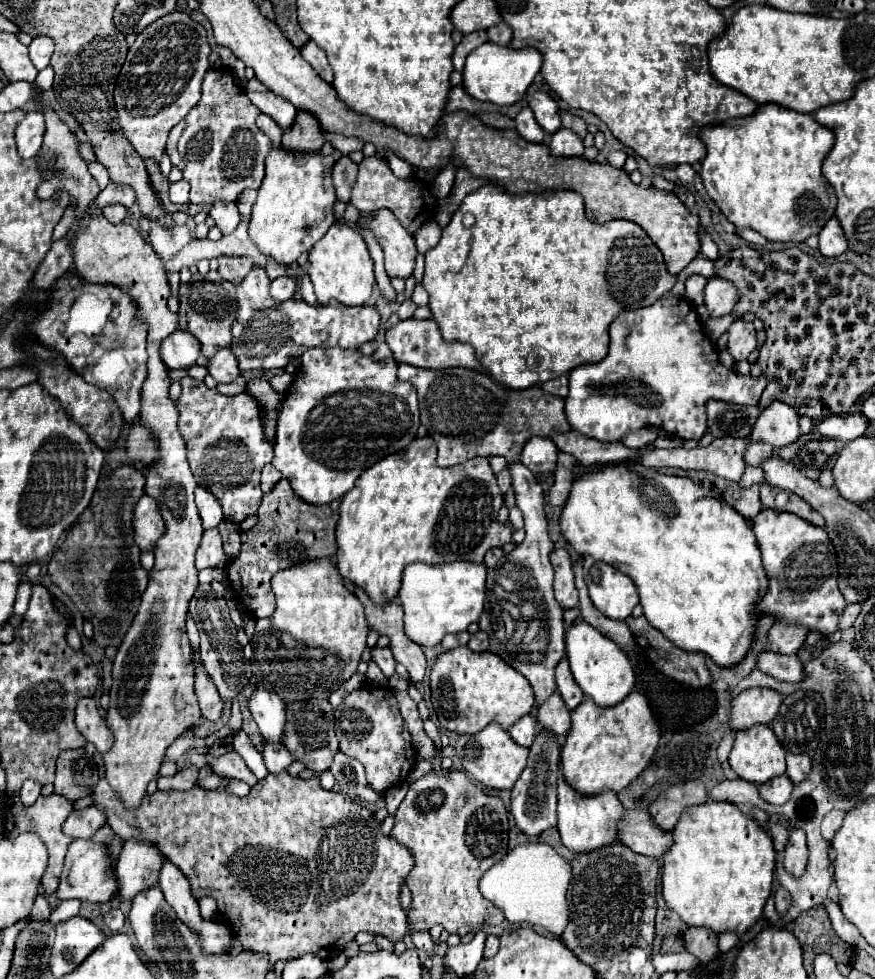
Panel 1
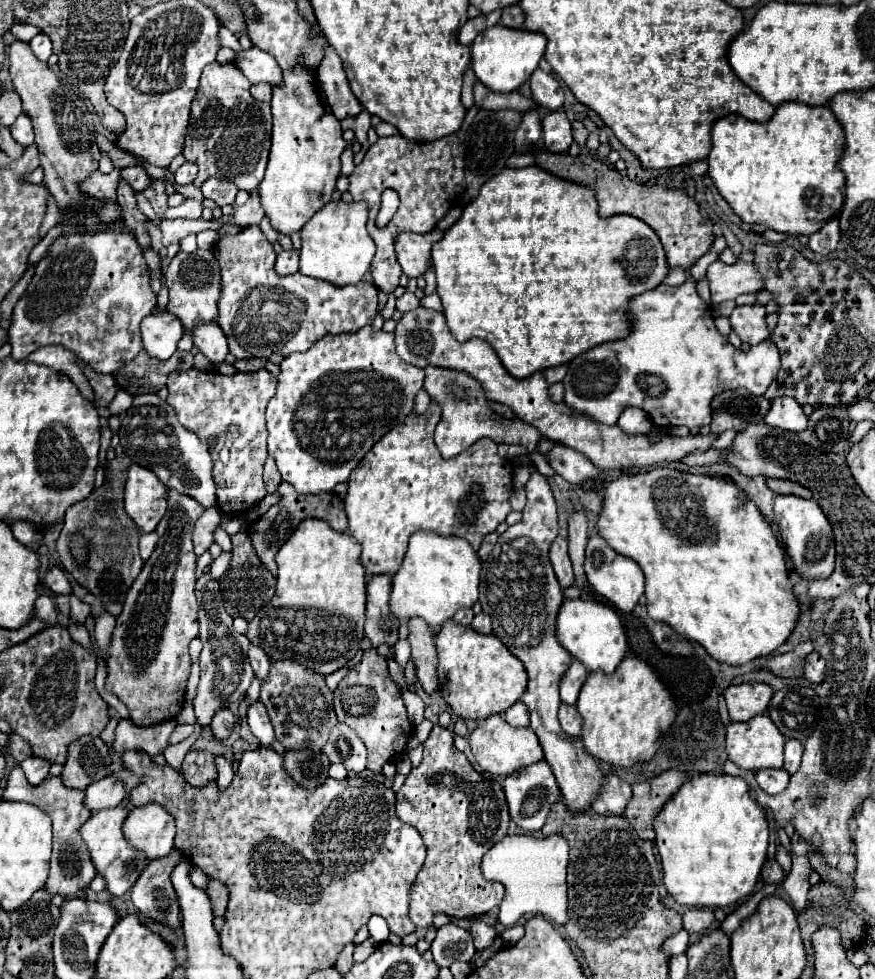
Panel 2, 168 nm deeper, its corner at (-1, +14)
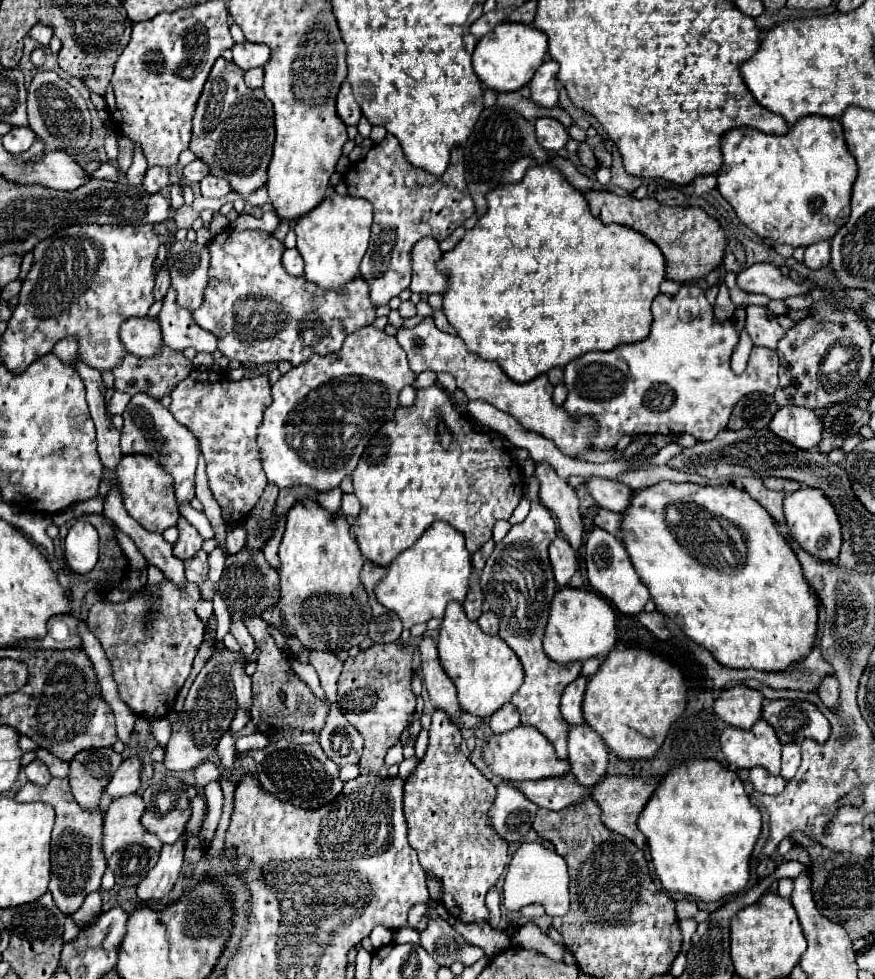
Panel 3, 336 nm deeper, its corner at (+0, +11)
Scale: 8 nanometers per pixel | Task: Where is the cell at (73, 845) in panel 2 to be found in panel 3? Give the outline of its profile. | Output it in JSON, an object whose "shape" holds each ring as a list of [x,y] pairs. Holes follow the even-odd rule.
{"shape":[[[52,779],[48,785],[38,787],[34,783],[26,783],[14,797],[16,801],[42,801],[54,807],[56,823],[52,831],[52,875],[50,875],[50,891],[54,895],[54,903],[62,913],[74,913],[84,897],[92,891],[100,889],[100,879],[106,871],[106,861],[100,849],[102,839],[102,809],[96,807],[92,811],[82,809],[68,787],[68,779]]]}

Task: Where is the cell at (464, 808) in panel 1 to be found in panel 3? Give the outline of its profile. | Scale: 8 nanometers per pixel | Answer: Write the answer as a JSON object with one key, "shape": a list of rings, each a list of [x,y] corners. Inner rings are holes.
{"shape":[[[436,709],[432,715],[428,751],[404,781],[404,817],[408,823],[408,841],[416,849],[422,869],[434,875],[442,885],[442,905],[456,921],[474,923],[488,921],[484,897],[490,885],[496,885],[508,865],[508,843],[502,841],[502,837],[498,837],[490,825],[488,811],[494,805],[496,787],[460,751],[460,741],[460,729],[452,725],[450,717],[442,709]]]}

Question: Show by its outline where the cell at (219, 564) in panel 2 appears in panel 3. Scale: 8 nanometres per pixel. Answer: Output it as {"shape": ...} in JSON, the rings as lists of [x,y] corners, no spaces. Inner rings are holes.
{"shape":[[[230,525],[226,535],[226,549],[230,555],[242,551],[246,547],[246,529],[242,525]]]}

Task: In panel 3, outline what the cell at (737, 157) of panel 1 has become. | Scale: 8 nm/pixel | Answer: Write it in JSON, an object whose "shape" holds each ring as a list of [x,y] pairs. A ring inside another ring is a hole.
{"shape":[[[808,115],[796,121],[784,135],[770,135],[750,127],[730,129],[722,137],[722,159],[724,163],[718,171],[720,195],[732,205],[742,223],[764,239],[792,247],[808,247],[816,241],[832,239],[836,229],[842,227],[850,215],[850,195],[858,167],[846,149],[840,119]]]}

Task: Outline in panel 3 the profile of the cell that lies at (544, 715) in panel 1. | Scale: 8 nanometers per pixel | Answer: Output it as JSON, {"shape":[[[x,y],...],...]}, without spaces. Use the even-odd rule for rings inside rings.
{"shape":[[[586,723],[570,725],[568,761],[572,765],[572,773],[582,785],[594,785],[598,777],[606,773],[608,749],[600,735]]]}

